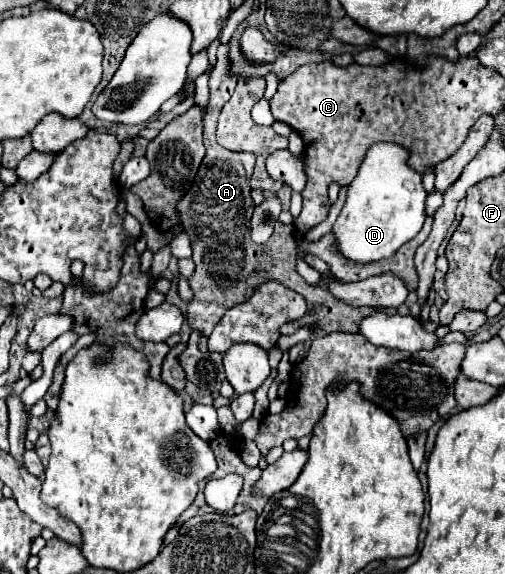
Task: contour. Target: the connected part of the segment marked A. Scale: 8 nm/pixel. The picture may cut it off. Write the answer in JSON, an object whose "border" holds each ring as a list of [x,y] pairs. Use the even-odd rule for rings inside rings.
{"border":[[[221,44],[217,48],[217,64],[209,78],[211,98],[207,108],[203,110],[203,144],[207,154],[201,162],[201,168],[193,180],[189,192],[177,202],[177,216],[191,238],[193,246],[193,262],[195,274],[189,278],[193,300],[187,304],[187,320],[191,328],[203,330],[205,336],[213,330],[213,326],[221,320],[221,316],[233,306],[247,302],[255,288],[267,280],[279,280],[285,286],[293,286],[307,300],[307,316],[315,316],[315,320],[305,320],[305,324],[315,324],[315,336],[325,336],[333,330],[341,332],[359,332],[357,324],[373,308],[355,308],[345,302],[335,300],[327,290],[319,286],[307,284],[295,270],[295,228],[291,224],[277,222],[275,232],[267,244],[255,244],[249,238],[249,212],[247,202],[251,196],[251,174],[255,168],[255,156],[247,152],[231,152],[221,148],[215,142],[217,118],[223,104],[231,98],[237,86],[235,74],[231,72],[229,60],[229,44]],[[195,232],[213,232],[211,236],[201,236]]]}

